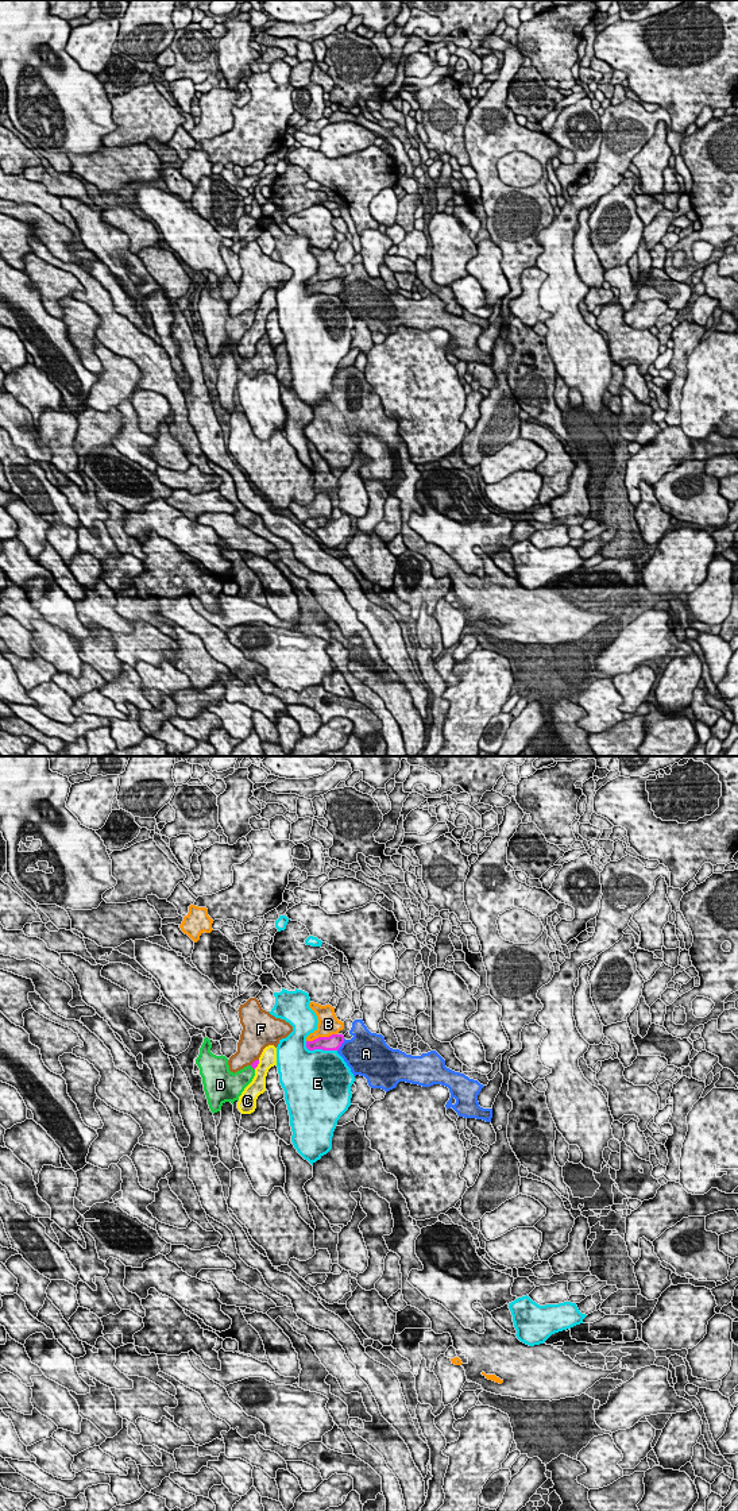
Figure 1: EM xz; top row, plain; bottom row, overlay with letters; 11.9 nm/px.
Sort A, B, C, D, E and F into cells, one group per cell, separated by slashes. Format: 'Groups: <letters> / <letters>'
Groups: A / B / C / D / E / F

